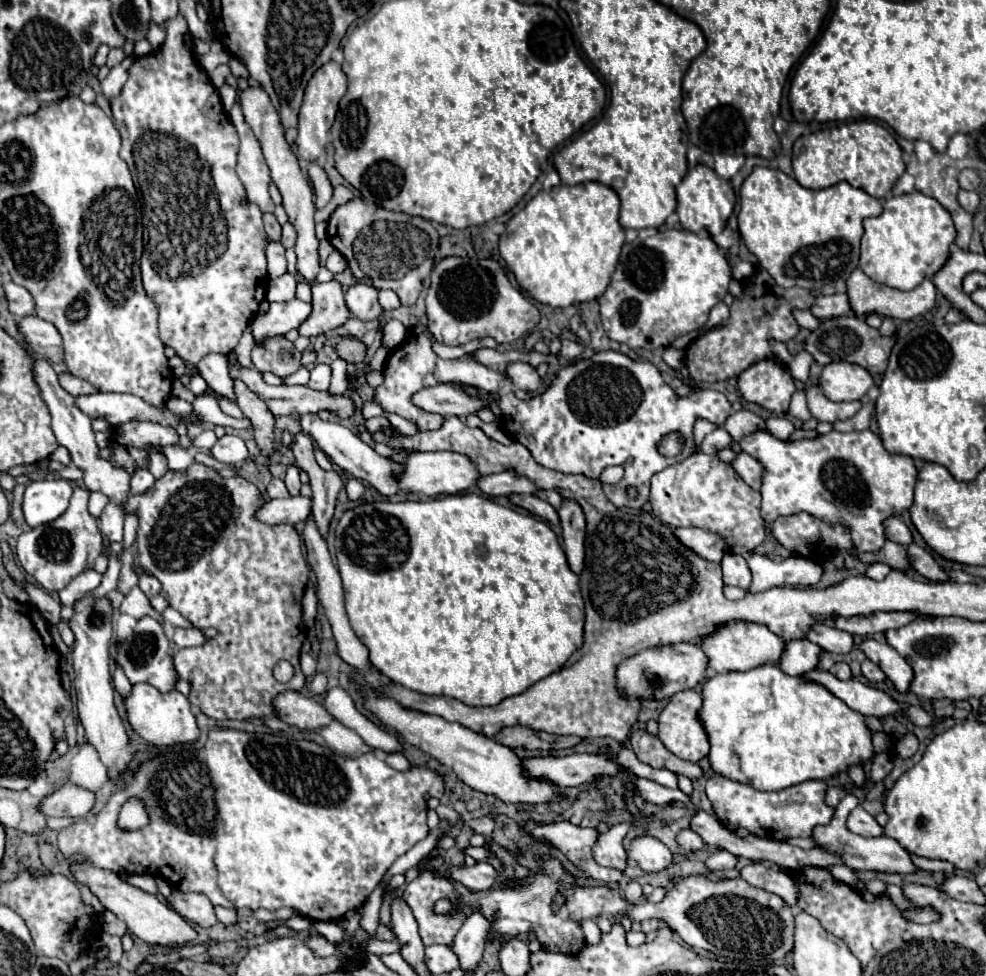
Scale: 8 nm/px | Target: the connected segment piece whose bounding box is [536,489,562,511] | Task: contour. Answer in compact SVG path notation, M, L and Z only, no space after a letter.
M540 489L540 491L536 493L536 497L544 499L544 501L550 503L552 507L556 507L556 511L562 507L562 497L560 497L556 491L544 491L544 489Z

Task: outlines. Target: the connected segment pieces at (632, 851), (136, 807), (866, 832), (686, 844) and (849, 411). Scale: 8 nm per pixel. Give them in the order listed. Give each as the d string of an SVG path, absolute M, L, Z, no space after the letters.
M638 835L628 847L628 859L636 861L636 865L646 873L658 873L670 865L672 853L656 837Z
M138 797L126 799L126 803L120 809L118 815L118 827L124 831L138 831L150 823L150 815L146 811L146 805Z
M858 805L850 815L848 815L848 829L852 833L858 833L862 837L878 837L884 835L884 829L874 821L874 817L870 813L866 813L862 809L862 805Z
M684 829L678 833L678 845L684 851L700 851L704 847L704 841L700 839L698 833L694 833L692 829Z
M812 385L810 391L808 391L808 409L810 409L814 419L834 423L834 421L842 421L842 419L854 417L856 411L860 409L860 401L834 403L820 391L820 385Z

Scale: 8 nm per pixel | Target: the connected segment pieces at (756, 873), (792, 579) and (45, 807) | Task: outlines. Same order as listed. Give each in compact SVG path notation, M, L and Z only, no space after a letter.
M752 863L752 865L746 865L742 871L740 871L742 879L746 879L750 885L754 887L760 887L768 893L776 893L778 897L782 897L790 907L796 907L798 901L800 901L800 889L796 887L796 881L782 873L782 871L776 871L774 867L770 865L760 865L760 863Z
M752 553L748 557L748 567L752 571L750 593L760 593L780 585L802 585L812 587L822 579L822 565L808 557L794 555L786 561L772 561L766 555Z
M64 783L58 791L46 797L40 805L46 817L84 817L92 811L96 797L86 787L76 787L76 783Z

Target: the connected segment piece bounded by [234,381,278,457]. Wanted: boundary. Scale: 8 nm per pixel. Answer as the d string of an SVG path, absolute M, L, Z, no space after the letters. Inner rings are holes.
M234 381L234 389L236 389L236 399L240 409L244 411L244 415L250 419L252 427L254 427L254 437L256 443L262 451L262 455L270 457L276 451L276 417L272 415L272 411L268 409L268 405L252 391L248 391L248 387L242 381Z

